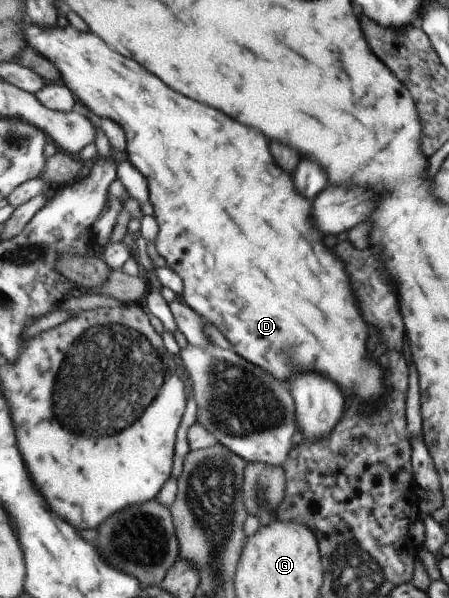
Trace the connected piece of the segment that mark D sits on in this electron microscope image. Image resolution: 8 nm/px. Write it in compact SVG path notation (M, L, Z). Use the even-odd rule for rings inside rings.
M25 23L23 25L23 33L25 33L25 41L36 49L55 67L59 67L61 75L63 75L62 83L64 83L77 97L79 104L88 108L95 117L107 117L117 121L129 139L129 161L130 164L145 177L148 187L148 198L152 205L152 215L157 221L157 235L153 242L152 250L165 259L166 267L172 269L182 279L181 299L187 304L203 321L208 321L215 329L227 339L238 356L248 360L249 363L265 367L267 371L273 371L273 375L277 375L277 379L285 379L285 375L289 371L295 369L315 369L321 371L321 375L329 375L329 379L337 379L337 383L341 383L341 389L345 391L345 395L357 395L361 401L363 399L375 399L377 393L381 391L381 371L377 369L377 365L373 361L365 359L365 337L367 337L367 327L361 321L357 307L355 307L355 299L351 295L351 289L347 285L347 277L345 271L339 263L339 259L335 259L329 249L323 247L321 243L321 235L311 227L309 223L309 201L303 199L301 195L297 195L291 187L291 177L287 173L283 173L271 159L269 151L267 151L267 141L263 139L263 135L251 127L239 125L235 121L231 121L227 115L219 113L213 107L207 107L203 103L191 101L187 97L183 97L181 93L175 93L173 89L169 89L167 85L163 85L155 75L147 73L143 67L139 67L135 61L125 59L121 53L113 51L101 37L93 35L93 33L83 33L77 31L75 27L39 27L33 23Z

